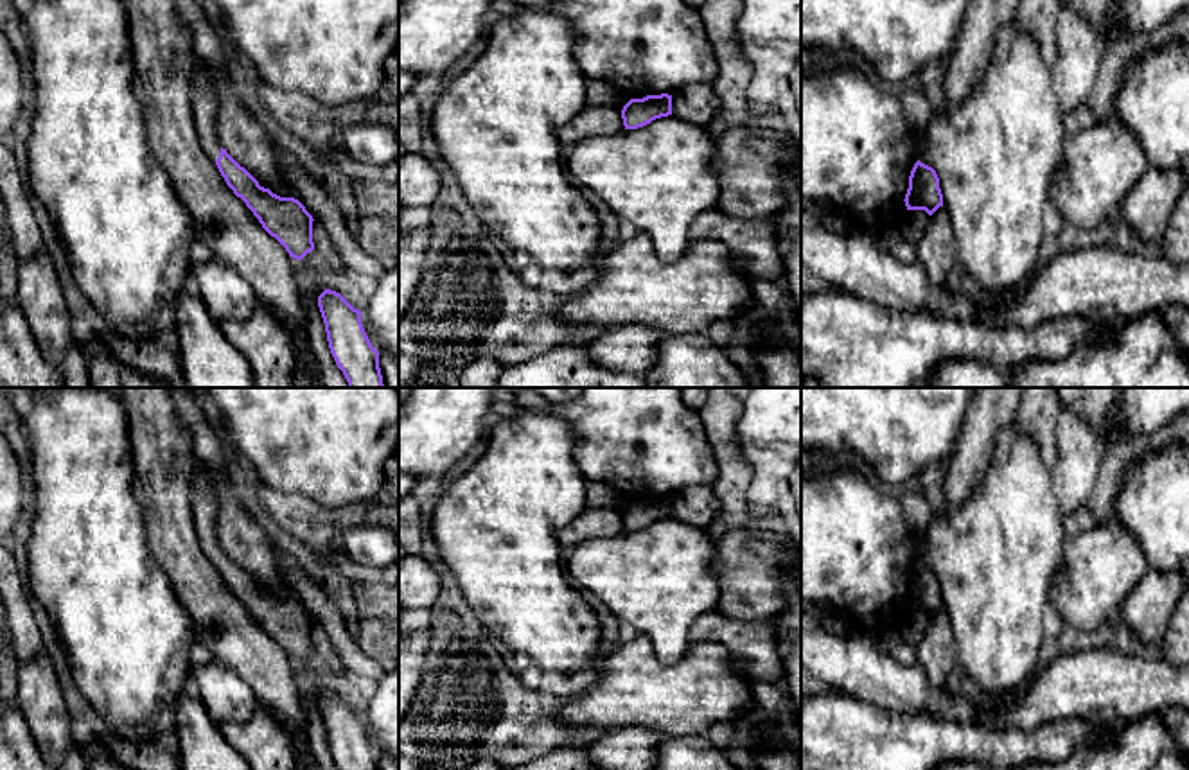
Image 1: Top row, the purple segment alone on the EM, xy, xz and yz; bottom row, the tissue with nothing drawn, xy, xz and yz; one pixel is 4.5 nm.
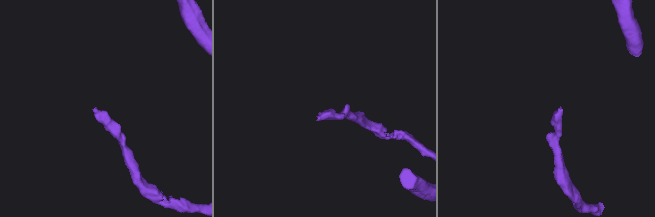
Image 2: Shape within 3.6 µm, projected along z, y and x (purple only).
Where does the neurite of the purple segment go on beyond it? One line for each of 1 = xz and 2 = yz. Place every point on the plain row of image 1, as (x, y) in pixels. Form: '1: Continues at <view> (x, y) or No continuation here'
1: No continuation here
2: No continuation here

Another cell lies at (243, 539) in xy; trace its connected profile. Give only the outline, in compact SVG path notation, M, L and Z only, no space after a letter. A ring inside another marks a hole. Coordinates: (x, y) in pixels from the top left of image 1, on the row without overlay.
M205 467L205 472L214 486L217 501L216 528L217 542L223 551L244 569L260 589L269 591L280 599L298 601L280 571L271 538L244 510L232 483L208 467Z

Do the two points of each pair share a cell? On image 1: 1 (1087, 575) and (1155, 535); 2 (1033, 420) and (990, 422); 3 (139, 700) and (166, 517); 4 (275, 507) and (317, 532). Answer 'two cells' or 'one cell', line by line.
1: two cells
2: two cells
3: two cells
4: one cell

